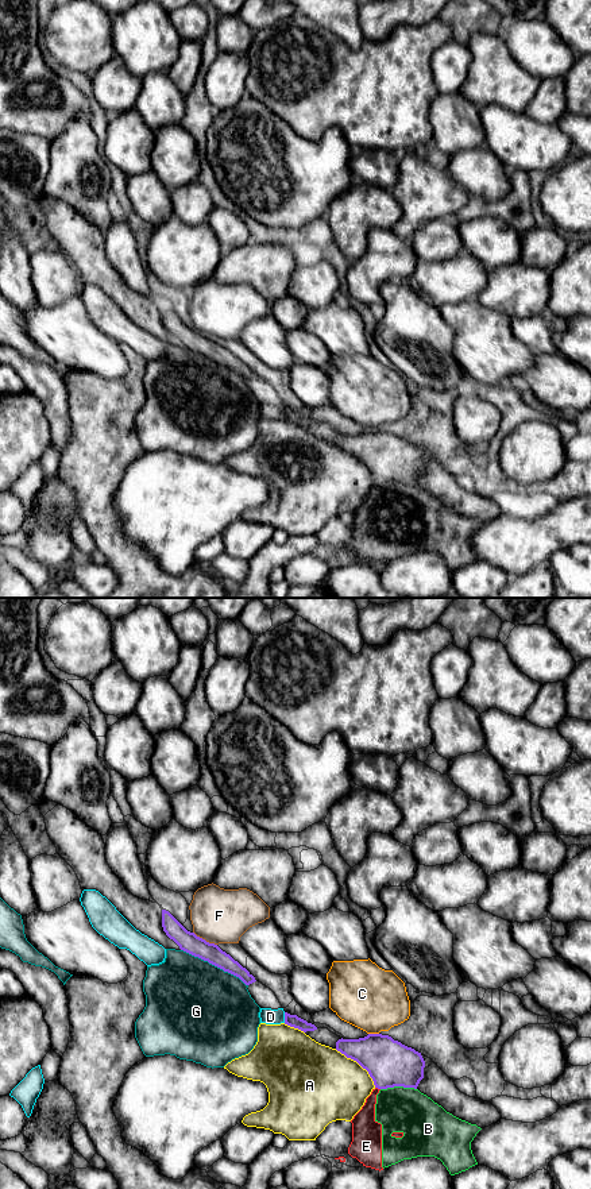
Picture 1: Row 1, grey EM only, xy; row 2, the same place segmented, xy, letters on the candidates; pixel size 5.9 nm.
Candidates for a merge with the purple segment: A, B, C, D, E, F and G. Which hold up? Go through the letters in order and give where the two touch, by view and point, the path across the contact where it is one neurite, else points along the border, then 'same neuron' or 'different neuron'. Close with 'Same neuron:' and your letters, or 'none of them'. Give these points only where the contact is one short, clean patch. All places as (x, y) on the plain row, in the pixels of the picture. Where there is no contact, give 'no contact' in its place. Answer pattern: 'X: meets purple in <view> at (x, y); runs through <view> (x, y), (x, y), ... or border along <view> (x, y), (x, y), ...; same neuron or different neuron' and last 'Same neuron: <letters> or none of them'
A: meets purple in xy at (359, 459); different neuron
B: meets purple in xy at (398, 481); different neuron
C: meets purple in xy at (374, 429); different neuron
D: meets purple in xy at (285, 413); different neuron
E: meets purple in xy at (378, 483); border along xy (375, 482), (379, 485); different neuron
F: meets purple in xy at (204, 335); border along xy (193, 327), (216, 340); different neuron
G: meets purple in xy at (215, 361); different neuron
Same neuron: none of them

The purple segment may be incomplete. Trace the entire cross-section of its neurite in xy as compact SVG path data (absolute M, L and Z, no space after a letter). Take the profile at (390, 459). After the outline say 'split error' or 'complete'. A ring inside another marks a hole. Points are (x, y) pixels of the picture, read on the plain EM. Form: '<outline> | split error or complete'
M368 429L359 435L339 435L336 445L366 464L375 483L394 482L417 485L424 474L425 456L421 448L389 431Z | complete

